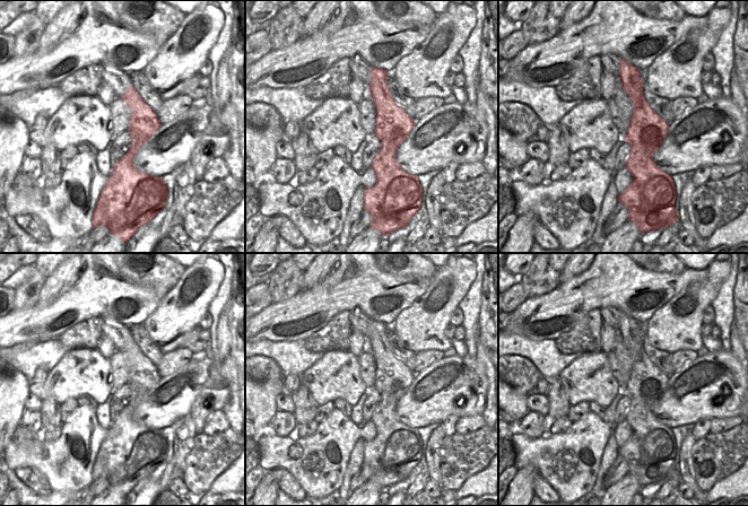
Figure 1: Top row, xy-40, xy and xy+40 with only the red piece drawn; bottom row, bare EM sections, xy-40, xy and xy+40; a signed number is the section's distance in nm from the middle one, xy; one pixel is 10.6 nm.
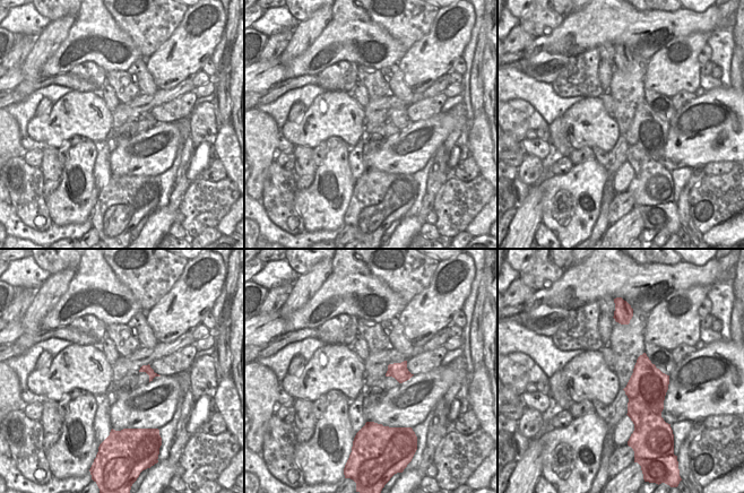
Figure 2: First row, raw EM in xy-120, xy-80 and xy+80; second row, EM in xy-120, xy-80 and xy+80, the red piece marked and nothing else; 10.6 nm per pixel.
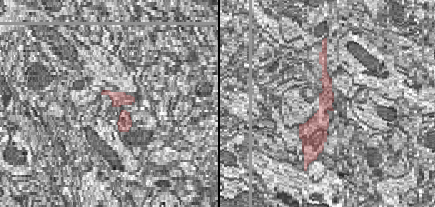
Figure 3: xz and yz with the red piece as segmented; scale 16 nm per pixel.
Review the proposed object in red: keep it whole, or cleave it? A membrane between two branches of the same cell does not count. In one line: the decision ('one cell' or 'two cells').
two cells

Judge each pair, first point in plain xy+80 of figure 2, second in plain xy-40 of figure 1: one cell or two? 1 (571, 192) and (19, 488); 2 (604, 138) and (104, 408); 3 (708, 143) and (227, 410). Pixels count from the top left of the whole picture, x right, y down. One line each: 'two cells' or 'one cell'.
1: two cells
2: two cells
3: two cells

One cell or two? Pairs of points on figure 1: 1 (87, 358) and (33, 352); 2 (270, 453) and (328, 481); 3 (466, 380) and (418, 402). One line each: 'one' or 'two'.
1: two
2: one
3: one

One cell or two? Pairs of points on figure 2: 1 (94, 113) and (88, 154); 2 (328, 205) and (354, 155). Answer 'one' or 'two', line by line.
1: two
2: two

